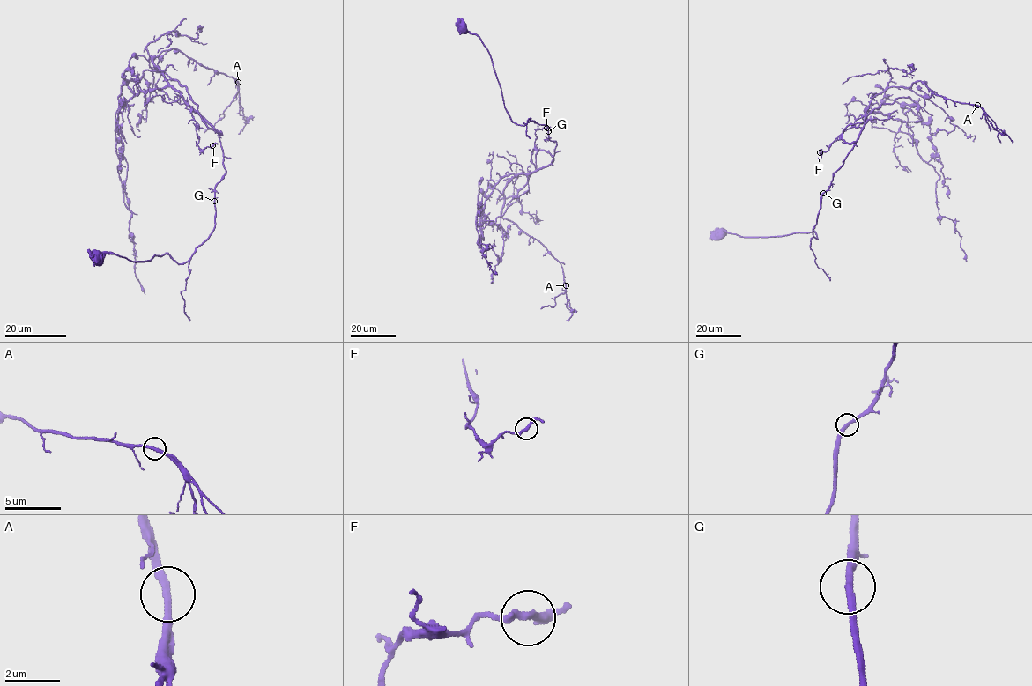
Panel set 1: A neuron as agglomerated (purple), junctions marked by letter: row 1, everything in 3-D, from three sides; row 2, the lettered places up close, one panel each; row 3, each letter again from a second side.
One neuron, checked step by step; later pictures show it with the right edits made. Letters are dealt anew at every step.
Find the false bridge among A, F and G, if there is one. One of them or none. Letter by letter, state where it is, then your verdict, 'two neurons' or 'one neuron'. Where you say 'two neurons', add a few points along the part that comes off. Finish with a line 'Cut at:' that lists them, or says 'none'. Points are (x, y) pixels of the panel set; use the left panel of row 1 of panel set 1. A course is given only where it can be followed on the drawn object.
A: place (238, 82); one neuron
F: place (212, 145); one neuron
G: place (214, 201); one neuron
Cut at: none

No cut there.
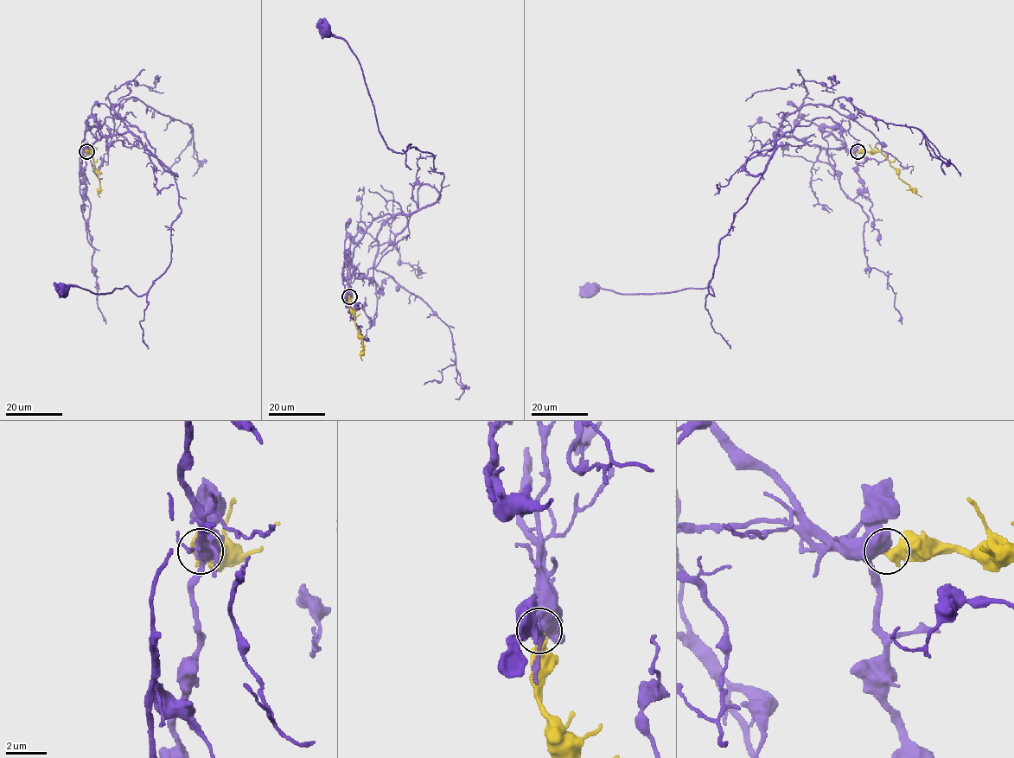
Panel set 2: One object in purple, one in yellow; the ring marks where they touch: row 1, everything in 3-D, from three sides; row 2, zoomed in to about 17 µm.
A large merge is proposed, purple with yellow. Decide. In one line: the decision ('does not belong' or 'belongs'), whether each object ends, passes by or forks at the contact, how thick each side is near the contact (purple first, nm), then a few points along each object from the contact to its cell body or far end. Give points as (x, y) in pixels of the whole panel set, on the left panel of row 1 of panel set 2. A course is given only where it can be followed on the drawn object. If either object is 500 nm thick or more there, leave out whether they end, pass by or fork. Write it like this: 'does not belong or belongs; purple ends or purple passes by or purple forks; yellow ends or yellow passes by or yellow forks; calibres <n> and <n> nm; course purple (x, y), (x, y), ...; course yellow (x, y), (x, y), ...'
belongs; calibres 650 and 550 nm; course purple (86, 152), (99, 138), (132, 132), (174, 175), (181, 213), (171, 226), (168, 268), (148, 290), (62, 290); course yellow (86, 152), (92, 152), (99, 182), (99, 197)

